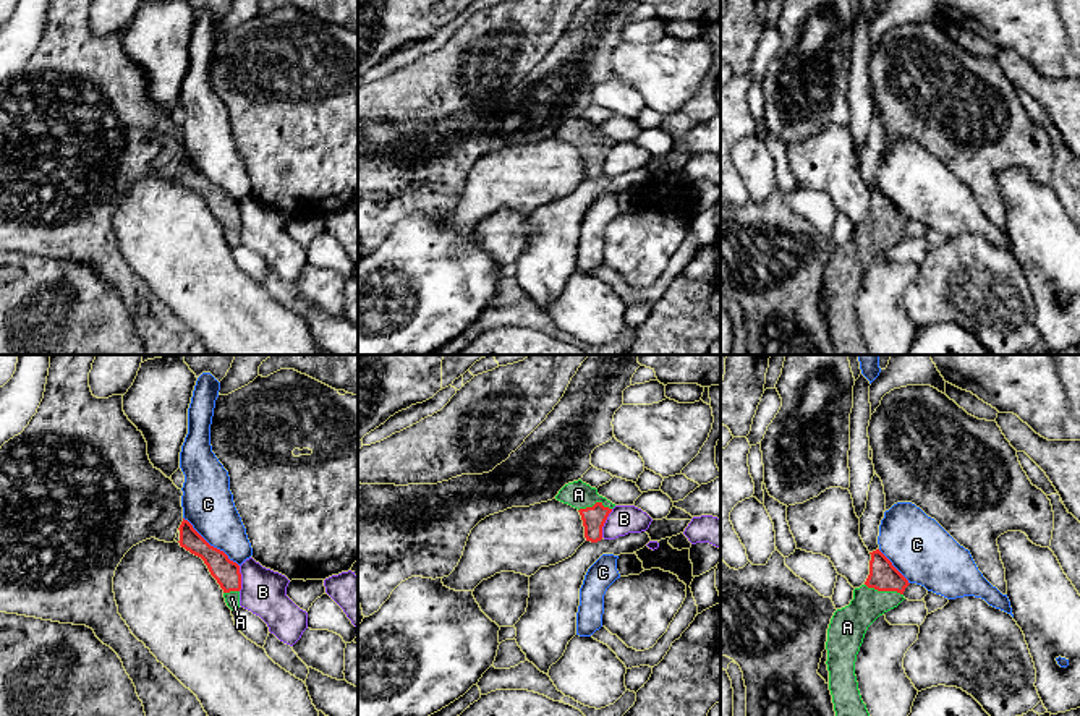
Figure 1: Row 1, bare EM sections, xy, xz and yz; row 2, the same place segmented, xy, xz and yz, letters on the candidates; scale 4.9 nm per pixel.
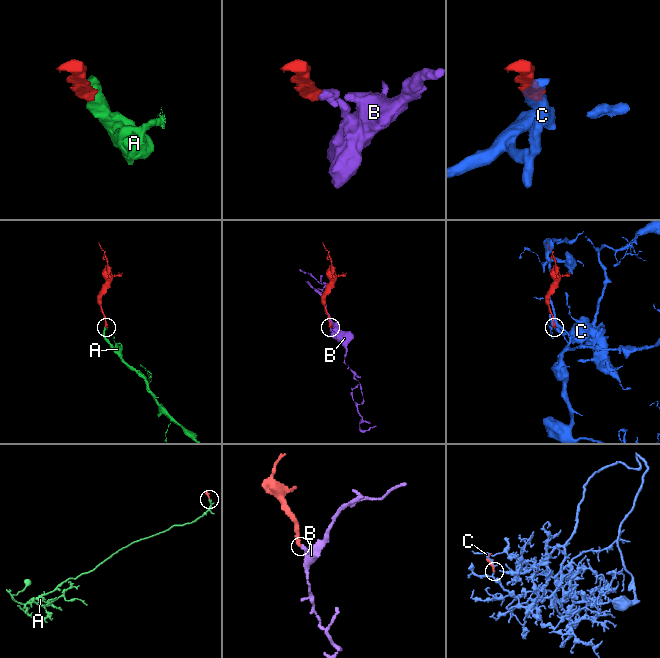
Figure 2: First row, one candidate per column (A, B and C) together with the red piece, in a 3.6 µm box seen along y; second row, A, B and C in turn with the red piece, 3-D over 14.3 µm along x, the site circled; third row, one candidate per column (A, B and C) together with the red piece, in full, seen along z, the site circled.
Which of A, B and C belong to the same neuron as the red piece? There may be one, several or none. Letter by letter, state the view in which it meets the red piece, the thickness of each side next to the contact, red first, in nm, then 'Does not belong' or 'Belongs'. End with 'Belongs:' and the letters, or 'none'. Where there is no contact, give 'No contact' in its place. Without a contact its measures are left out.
A: Touches red in yz. Thickness 140 nm (red) against 180 nm. Belongs
B: Touches red in xz. Thickness 120 nm (red) against 140 nm. Does not belong
C: Touches red in xy. Thickness 130 nm (red) against 260 nm. Does not belong
Belongs: A

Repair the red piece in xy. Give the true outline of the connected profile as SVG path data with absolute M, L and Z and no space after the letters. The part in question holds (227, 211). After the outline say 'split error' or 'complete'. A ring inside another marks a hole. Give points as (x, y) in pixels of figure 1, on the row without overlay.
M183 156L180 162L180 183L191 191L201 194L207 202L210 212L223 227L227 243L235 248L240 245L241 211L240 202L228 196L228 193L210 183L194 165Z | split error

